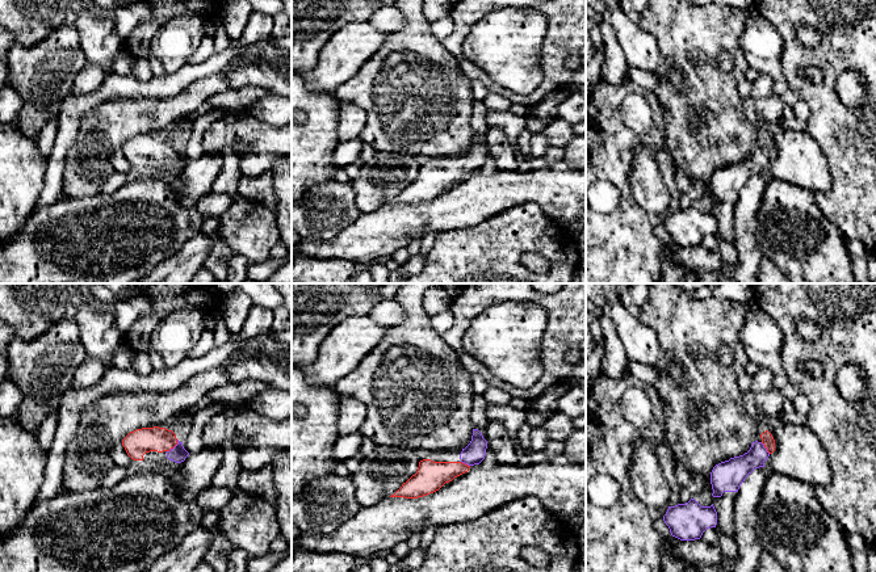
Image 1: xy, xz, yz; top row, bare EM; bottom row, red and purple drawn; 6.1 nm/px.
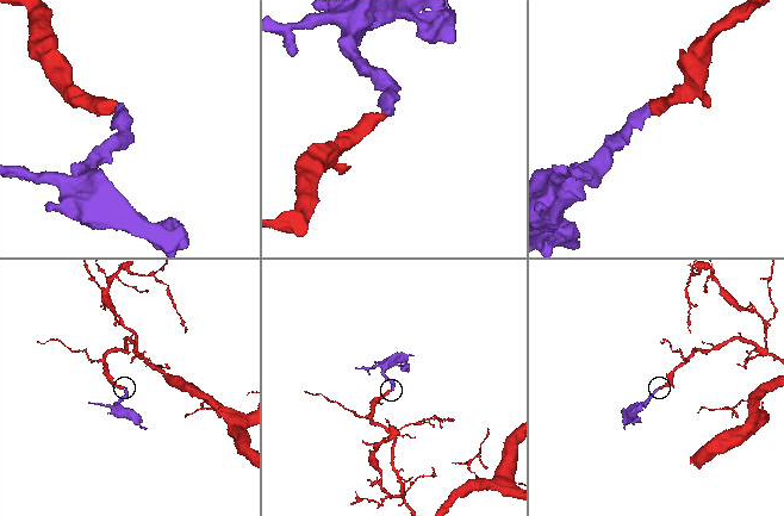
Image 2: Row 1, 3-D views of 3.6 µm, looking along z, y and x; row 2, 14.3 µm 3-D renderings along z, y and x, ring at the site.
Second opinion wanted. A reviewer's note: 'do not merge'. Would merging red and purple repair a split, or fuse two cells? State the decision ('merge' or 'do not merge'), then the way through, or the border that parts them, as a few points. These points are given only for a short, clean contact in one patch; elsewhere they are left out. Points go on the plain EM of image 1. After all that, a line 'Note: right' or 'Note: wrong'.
merge; way xy (137, 150), (174, 152), (177, 160)
Note: wrong

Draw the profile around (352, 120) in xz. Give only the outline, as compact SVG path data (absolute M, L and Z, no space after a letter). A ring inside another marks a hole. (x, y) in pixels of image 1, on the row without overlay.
M340 101L339 106L339 126L336 130L339 142L347 142L353 138L360 138L365 125L368 114L357 105Z

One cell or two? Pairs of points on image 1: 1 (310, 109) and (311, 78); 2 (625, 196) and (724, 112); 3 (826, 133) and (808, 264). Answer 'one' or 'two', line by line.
1: two
2: two
3: two

